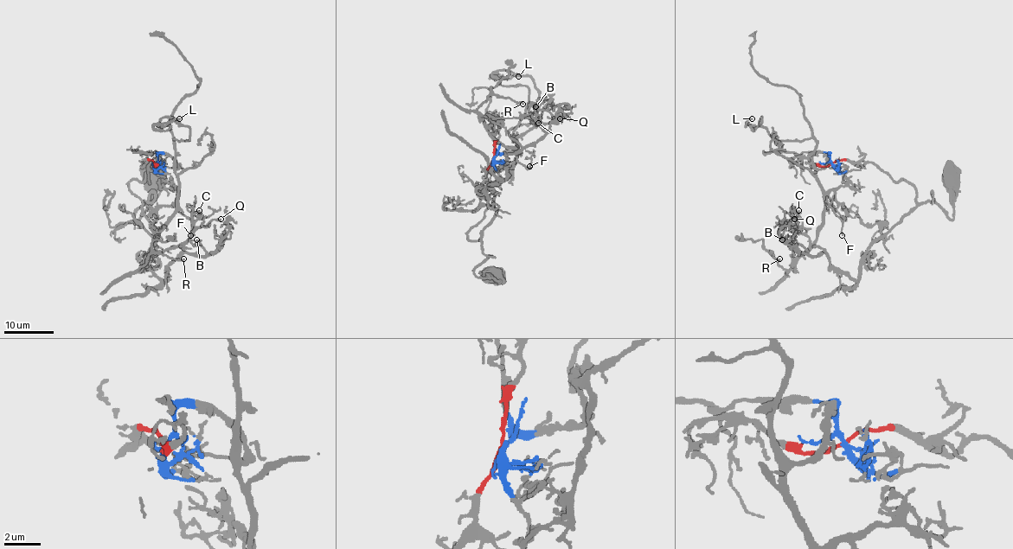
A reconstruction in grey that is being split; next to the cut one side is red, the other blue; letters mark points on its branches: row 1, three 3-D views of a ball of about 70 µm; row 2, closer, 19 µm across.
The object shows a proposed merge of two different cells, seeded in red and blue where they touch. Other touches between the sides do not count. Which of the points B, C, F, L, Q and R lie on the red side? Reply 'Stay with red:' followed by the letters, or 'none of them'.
Stay with red: B, Q

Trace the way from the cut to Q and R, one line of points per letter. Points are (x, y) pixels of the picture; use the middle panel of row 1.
Q: (494, 156), (468, 239), (496, 212), (488, 185), (505, 179), (505, 158), (545, 135), (528, 107), (560, 118)
R: (494, 156), (502, 168), (511, 169), (516, 153), (496, 139), (477, 110), (490, 95), (522, 104)

